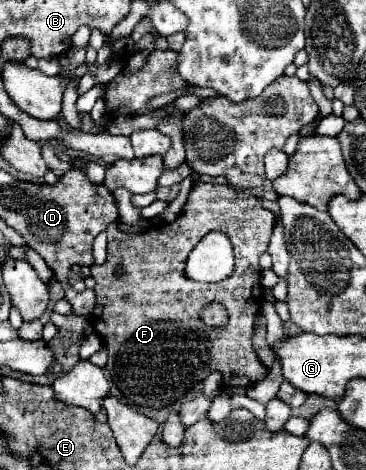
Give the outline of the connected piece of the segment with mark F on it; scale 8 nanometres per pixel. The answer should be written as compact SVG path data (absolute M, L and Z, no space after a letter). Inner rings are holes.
M198 181L198 183L192 187L192 191L190 191L190 197L188 197L188 203L186 203L184 213L178 215L172 223L164 223L164 225L158 225L158 227L150 227L150 229L138 231L138 233L122 231L122 229L118 227L118 221L114 221L114 223L110 223L110 225L106 227L106 233L108 233L108 259L106 259L104 265L94 265L94 267L92 267L92 277L94 277L94 281L96 281L96 287L94 287L94 293L96 293L96 309L94 309L92 317L90 317L90 321L92 321L92 325L94 325L94 331L102 337L104 347L106 347L106 351L108 351L106 369L108 369L108 373L112 375L112 381L116 383L116 387L122 391L122 395L124 395L130 403L140 405L140 407L150 407L150 409L164 409L164 407L178 405L184 397L188 397L188 395L194 391L194 385L202 383L212 371L220 371L220 373L222 373L222 383L224 383L226 387L234 387L234 385L250 387L250 385L262 381L262 379L268 375L268 369L266 369L266 367L260 363L260 359L256 357L250 339L252 339L254 315L260 311L260 303L262 303L262 287L260 287L260 265L258 265L258 257L268 249L270 229L272 229L272 225L274 225L274 219L276 219L274 213L268 211L268 209L264 209L262 203L260 203L260 199L254 197L254 195L250 195L250 193L240 193L240 191L236 191L236 189L230 187L230 185L216 185L216 183L200 183L200 181ZM230 211L238 211L238 213L242 215L242 219L238 221L238 223L240 223L238 227L236 227L234 223L230 223L230 221L232 221L232 219L230 219ZM210 231L226 231L226 233L228 233L228 237L230 237L230 241L232 241L232 247L234 247L234 257L236 257L234 273L232 273L228 279L218 281L218 283L196 283L196 281L188 279L186 273L184 273L186 259L188 259L190 251L196 247L196 243L198 243L204 235L208 235ZM116 265L122 265L122 267L124 267L126 273L124 273L122 277L116 277L116 275L114 275ZM212 303L220 303L220 305L226 307L226 311L228 311L228 323L226 323L224 327L214 329L214 327L206 327L206 325L204 325L204 321L202 321L202 317L200 317L200 315L202 315L202 309L208 307L208 305L212 305Z

